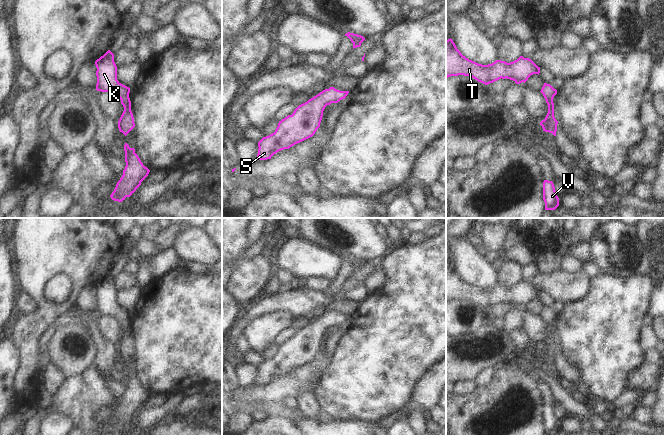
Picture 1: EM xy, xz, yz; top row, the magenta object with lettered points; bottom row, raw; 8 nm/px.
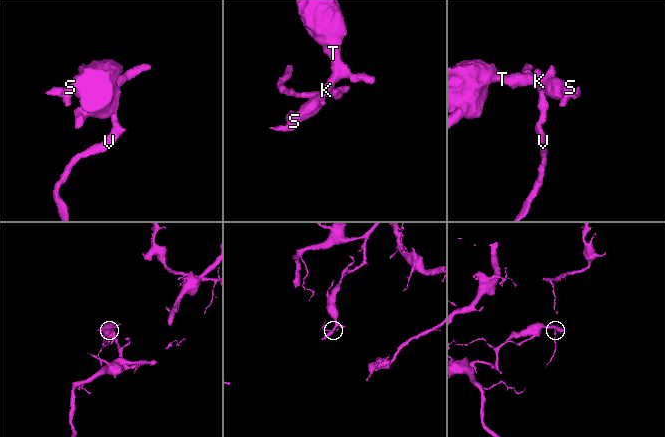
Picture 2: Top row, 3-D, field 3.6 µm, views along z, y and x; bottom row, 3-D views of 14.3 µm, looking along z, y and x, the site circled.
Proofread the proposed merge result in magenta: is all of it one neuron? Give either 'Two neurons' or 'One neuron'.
One neuron

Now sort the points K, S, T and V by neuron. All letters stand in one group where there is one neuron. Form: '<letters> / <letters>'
K S T V

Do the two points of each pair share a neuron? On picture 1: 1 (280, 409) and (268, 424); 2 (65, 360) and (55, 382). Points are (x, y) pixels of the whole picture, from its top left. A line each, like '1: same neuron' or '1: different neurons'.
1: different neurons
2: different neurons

